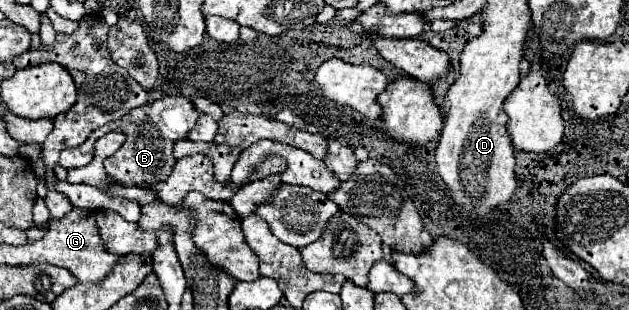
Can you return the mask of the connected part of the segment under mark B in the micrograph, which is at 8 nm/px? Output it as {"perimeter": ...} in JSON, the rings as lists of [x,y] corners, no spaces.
{"perimeter":[[[166,95],[166,97],[158,99],[158,101],[152,101],[148,105],[142,105],[142,107],[136,107],[136,109],[128,111],[118,121],[112,121],[112,123],[96,129],[82,145],[78,145],[74,149],[64,149],[60,153],[60,165],[66,167],[66,169],[88,165],[92,161],[92,157],[94,157],[92,149],[94,149],[96,139],[106,135],[108,131],[118,129],[118,131],[126,133],[126,143],[114,155],[104,159],[106,173],[110,177],[118,177],[118,183],[122,183],[126,187],[154,185],[158,181],[164,181],[170,175],[170,169],[176,163],[176,159],[172,155],[174,141],[178,141],[182,137],[188,137],[190,129],[196,125],[196,119],[198,119],[198,111],[194,109],[194,103],[190,99],[178,97],[178,95],[172,95],[172,97]]]}

